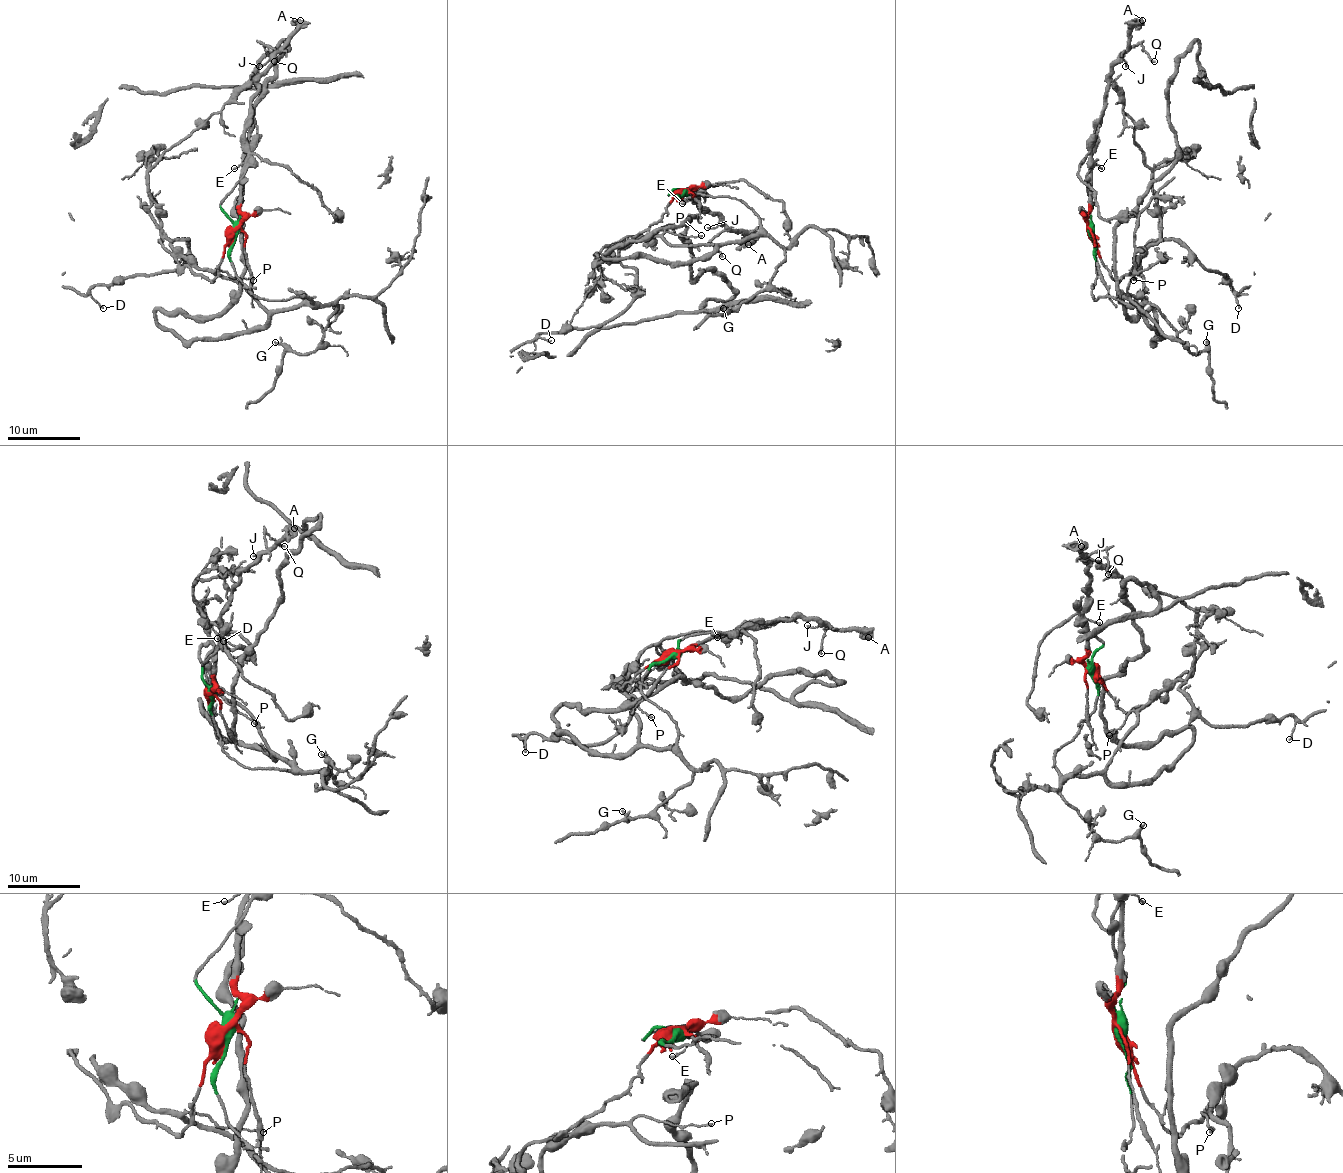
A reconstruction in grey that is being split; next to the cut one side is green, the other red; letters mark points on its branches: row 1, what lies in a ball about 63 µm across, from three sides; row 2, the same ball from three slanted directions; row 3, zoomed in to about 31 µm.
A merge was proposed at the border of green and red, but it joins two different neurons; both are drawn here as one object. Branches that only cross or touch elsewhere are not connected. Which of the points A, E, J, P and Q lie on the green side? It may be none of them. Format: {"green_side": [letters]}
{"green_side": ["P"]}

